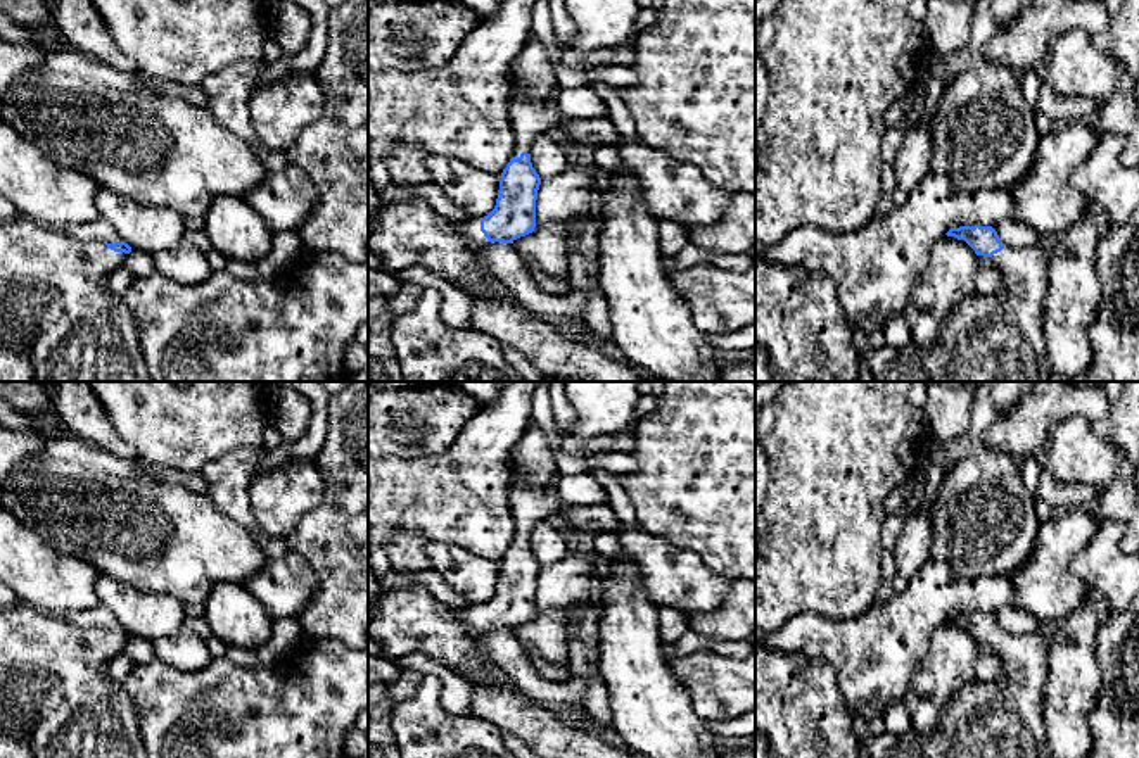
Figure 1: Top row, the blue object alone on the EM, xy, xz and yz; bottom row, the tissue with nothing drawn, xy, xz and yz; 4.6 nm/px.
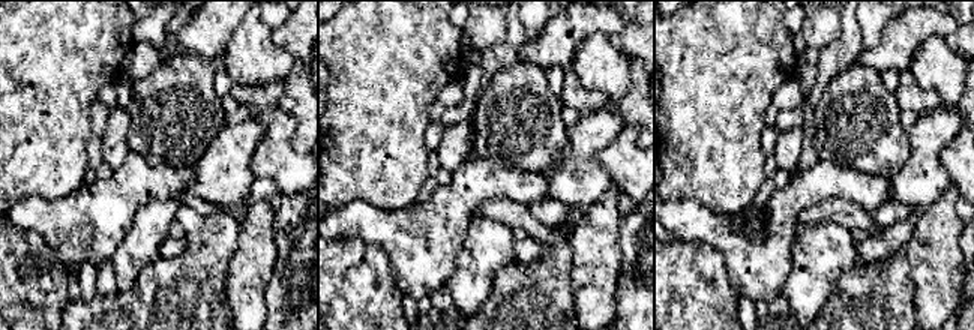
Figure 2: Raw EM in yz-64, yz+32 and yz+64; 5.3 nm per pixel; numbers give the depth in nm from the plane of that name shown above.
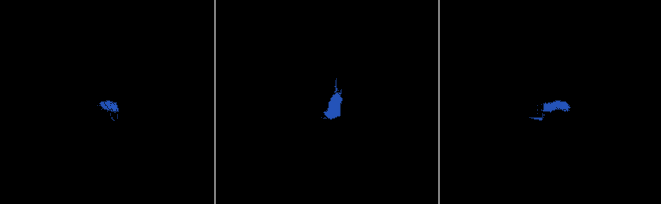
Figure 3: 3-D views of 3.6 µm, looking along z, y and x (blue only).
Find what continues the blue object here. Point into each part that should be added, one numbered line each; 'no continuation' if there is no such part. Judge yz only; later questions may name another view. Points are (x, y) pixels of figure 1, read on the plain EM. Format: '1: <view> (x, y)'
1: yz (1005, 719)

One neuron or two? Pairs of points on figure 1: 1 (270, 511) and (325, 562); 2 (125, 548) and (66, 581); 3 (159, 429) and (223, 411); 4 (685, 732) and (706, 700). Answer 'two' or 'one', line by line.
1: two
2: two
3: one
4: two

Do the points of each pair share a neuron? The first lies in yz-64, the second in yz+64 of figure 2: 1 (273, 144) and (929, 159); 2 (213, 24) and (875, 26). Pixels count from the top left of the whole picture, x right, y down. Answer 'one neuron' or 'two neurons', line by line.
1: two neurons
2: two neurons

